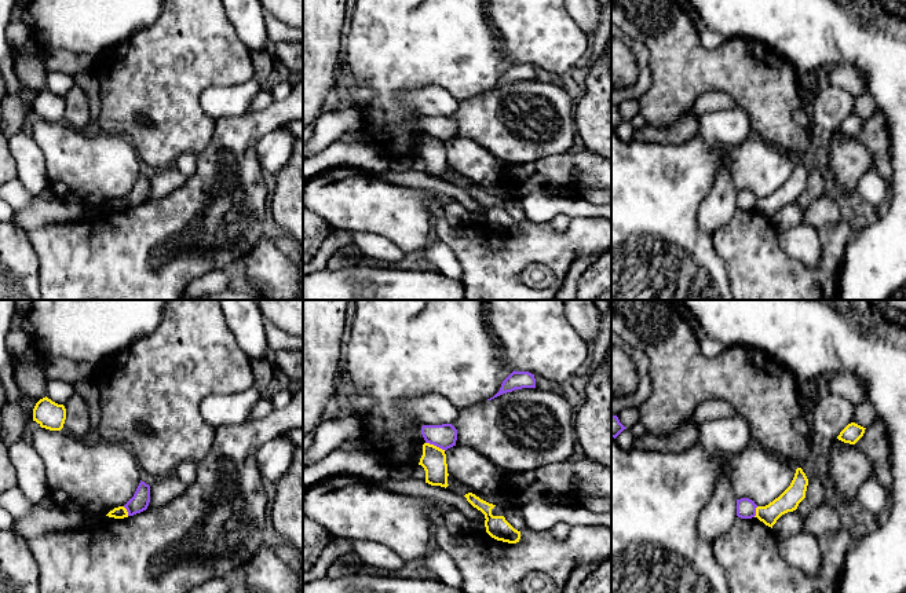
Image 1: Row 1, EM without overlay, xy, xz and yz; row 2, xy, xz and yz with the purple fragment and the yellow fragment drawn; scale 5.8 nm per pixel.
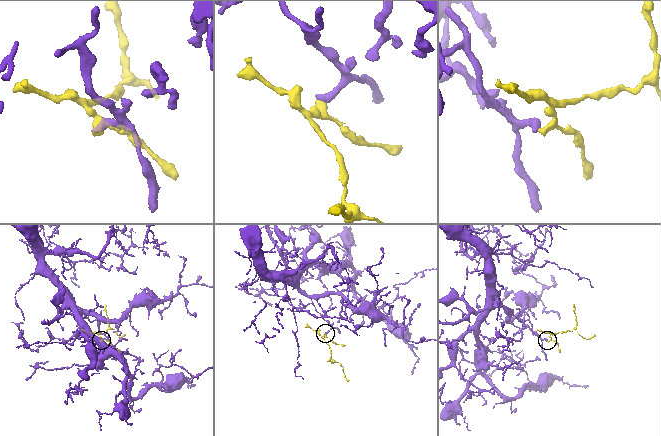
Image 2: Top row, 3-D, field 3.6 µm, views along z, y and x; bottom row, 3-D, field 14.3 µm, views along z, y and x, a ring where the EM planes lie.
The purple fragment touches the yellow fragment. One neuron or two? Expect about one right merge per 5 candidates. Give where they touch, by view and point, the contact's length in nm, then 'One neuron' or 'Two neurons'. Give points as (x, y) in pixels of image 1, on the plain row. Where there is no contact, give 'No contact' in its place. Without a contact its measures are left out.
Touches purple at xz (435, 136). Shared border 130 nm. Two neurons

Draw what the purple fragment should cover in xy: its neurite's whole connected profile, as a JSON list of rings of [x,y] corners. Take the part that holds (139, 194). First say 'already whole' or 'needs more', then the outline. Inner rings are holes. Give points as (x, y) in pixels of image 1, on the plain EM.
already whole; [[[140,172],[134,188],[124,197],[128,208],[134,208],[147,201],[150,194],[150,177]]]

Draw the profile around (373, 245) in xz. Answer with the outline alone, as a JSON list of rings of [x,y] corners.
[[[352,231],[352,242],[362,250],[364,256],[398,263],[405,252],[392,244],[388,238],[368,231]]]

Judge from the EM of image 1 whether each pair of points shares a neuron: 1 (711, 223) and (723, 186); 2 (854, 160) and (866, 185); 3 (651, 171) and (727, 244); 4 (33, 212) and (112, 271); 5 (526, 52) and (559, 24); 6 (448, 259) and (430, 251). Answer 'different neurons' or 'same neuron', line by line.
1: same neuron
2: different neurons
3: different neurons
4: different neurons
5: same neuron
6: same neuron

